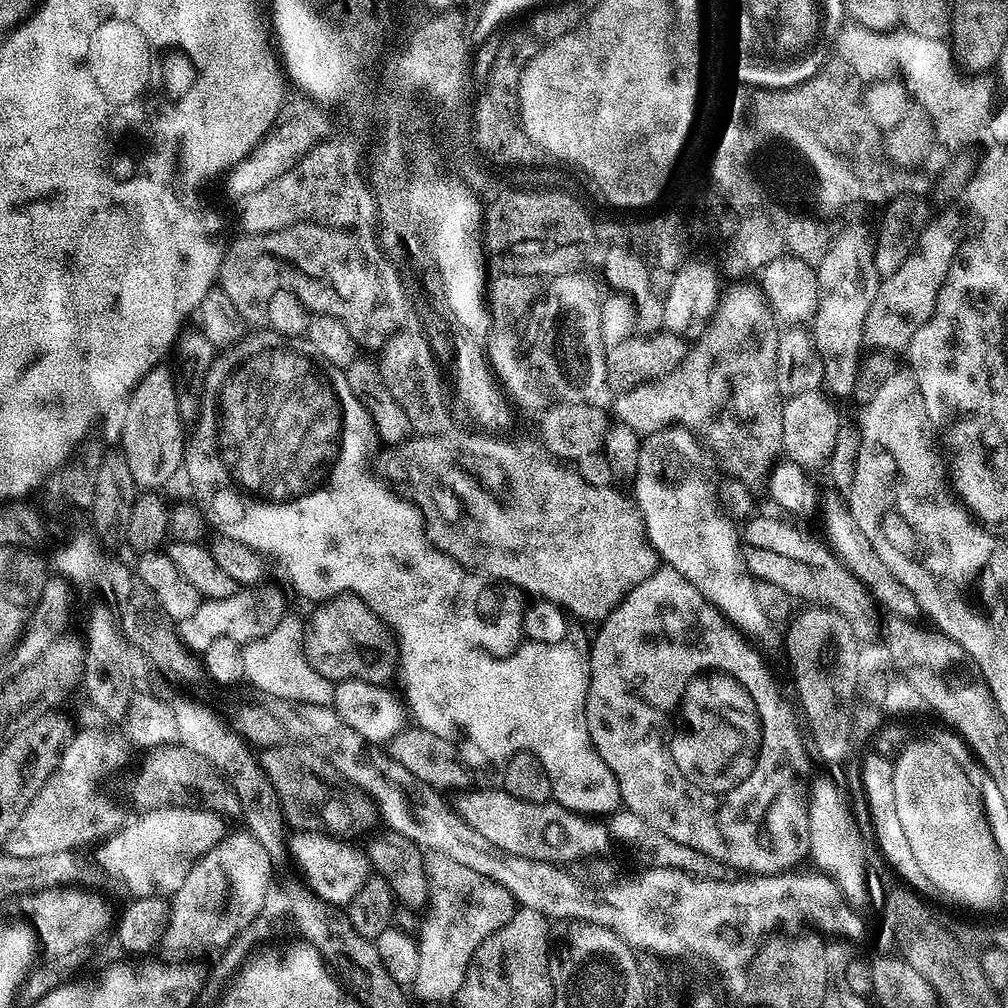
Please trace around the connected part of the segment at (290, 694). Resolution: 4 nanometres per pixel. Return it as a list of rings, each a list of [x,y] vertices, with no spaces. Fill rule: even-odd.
[[[285,615],[278,626],[260,639],[249,641],[243,649],[243,666],[247,683],[280,700],[298,702],[297,705],[330,706],[335,701],[336,687],[333,681],[322,678],[309,664],[304,654],[305,623]]]

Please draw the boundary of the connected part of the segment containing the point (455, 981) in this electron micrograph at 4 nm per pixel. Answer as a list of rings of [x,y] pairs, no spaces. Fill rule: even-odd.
[[[432,854],[427,857],[428,917],[420,926],[418,935],[418,974],[411,984],[420,1000],[428,1004],[451,1001],[464,985],[476,959],[476,951],[492,937],[498,927],[496,921],[497,884],[453,858]]]

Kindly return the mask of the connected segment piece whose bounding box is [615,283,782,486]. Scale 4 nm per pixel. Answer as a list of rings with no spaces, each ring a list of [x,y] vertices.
[[[752,284],[725,287],[707,321],[708,332],[702,333],[700,341],[687,349],[680,366],[658,380],[621,391],[617,395],[620,397],[616,400],[615,419],[637,434],[647,434],[665,426],[686,427],[700,437],[727,475],[756,486],[759,480],[761,483],[767,477],[782,452],[782,397],[775,384],[778,321],[763,291]]]

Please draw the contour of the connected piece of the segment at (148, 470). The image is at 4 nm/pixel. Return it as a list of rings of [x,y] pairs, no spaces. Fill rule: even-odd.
[[[164,366],[148,371],[128,397],[123,412],[124,424],[118,442],[124,446],[122,453],[125,465],[129,467],[135,487],[140,490],[160,490],[179,468],[181,471],[186,460],[186,436],[180,433],[182,415],[176,401],[173,373],[168,373]]]

